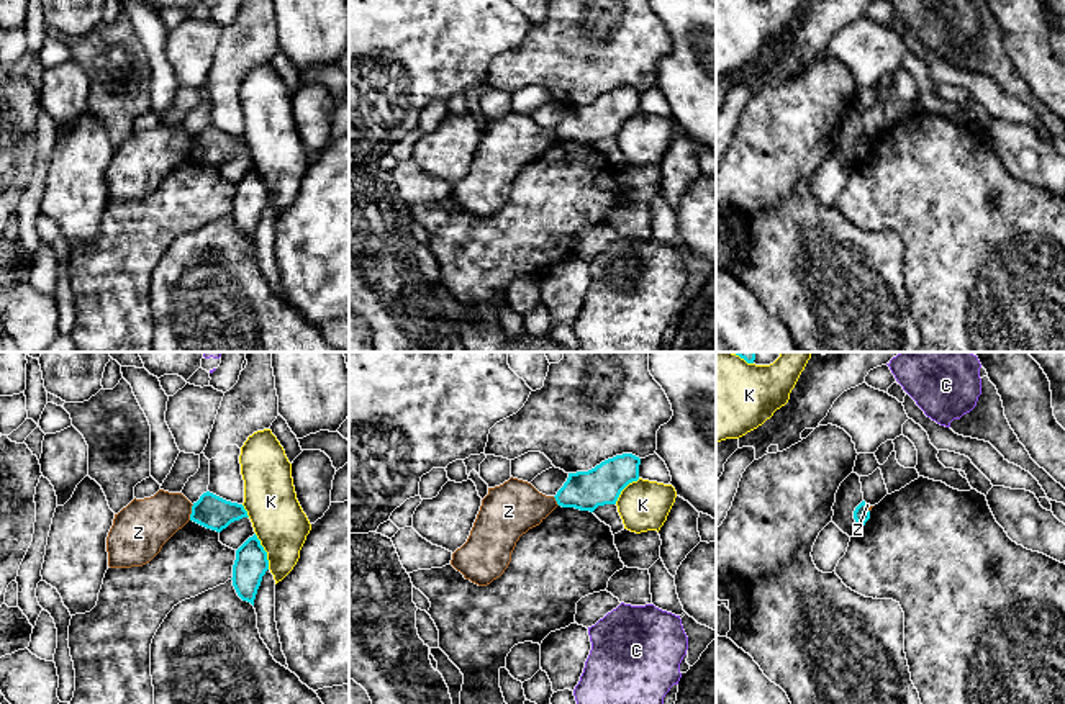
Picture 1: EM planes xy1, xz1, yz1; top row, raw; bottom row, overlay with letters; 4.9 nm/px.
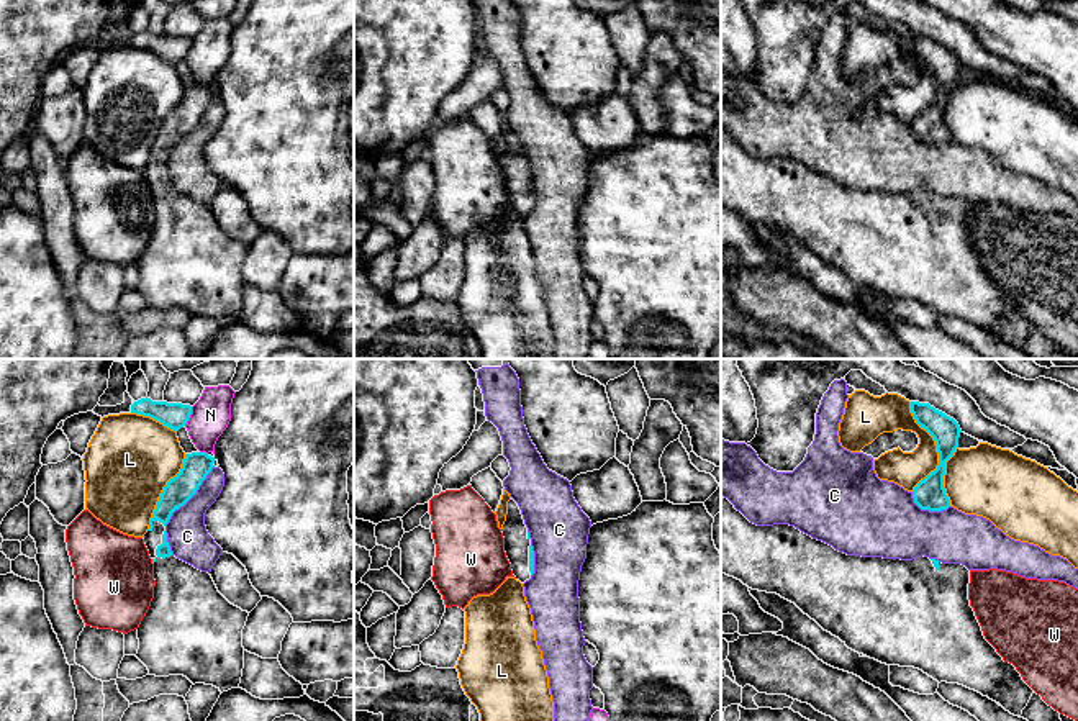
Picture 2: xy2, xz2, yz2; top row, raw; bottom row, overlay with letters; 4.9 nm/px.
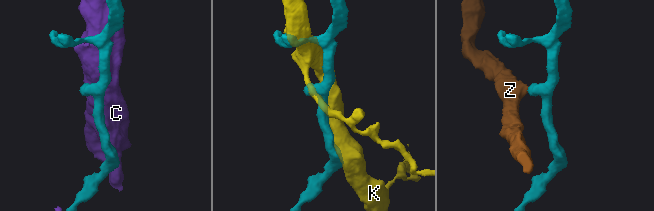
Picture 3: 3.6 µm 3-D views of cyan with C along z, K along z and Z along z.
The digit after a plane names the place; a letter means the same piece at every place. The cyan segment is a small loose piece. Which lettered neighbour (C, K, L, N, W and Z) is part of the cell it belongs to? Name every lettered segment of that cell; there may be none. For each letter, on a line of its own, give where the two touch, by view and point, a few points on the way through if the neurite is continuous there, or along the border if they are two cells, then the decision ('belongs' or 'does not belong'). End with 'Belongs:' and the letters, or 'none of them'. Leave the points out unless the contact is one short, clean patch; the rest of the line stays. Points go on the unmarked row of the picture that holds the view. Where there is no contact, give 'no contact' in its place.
C: meets cyan in xy2 at (190, 130); does not belong
K: meets cyan in xy1 at (266, 185); does not belong
L: meets cyan in yz2 at (937, 81); does not belong
N: meets cyan in xy2 at (189, 49); does not belong
W: meets cyan in xy2 at (153, 195); border along xy2 (151, 192), (153, 197); does not belong
Z: meets cyan in xy1 at (192, 146); border along xy1 (194, 138), (189, 153); does not belong
Belongs: none of them

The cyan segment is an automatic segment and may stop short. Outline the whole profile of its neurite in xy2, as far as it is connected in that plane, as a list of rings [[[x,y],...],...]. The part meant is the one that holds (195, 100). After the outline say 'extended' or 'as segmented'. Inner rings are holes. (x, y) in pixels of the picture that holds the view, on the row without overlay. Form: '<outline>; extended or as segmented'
[[[206,85],[185,87],[180,105],[164,120],[144,177],[154,197],[154,231],[138,261],[136,290],[149,308],[183,308],[193,318],[238,321],[244,302],[242,262],[247,244],[231,238],[211,208],[177,192],[165,157],[215,100]]]; extended

